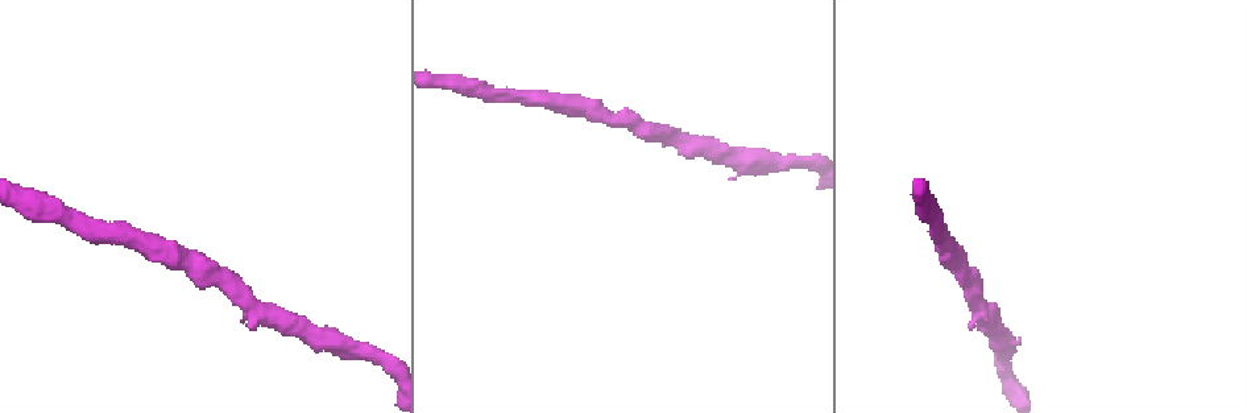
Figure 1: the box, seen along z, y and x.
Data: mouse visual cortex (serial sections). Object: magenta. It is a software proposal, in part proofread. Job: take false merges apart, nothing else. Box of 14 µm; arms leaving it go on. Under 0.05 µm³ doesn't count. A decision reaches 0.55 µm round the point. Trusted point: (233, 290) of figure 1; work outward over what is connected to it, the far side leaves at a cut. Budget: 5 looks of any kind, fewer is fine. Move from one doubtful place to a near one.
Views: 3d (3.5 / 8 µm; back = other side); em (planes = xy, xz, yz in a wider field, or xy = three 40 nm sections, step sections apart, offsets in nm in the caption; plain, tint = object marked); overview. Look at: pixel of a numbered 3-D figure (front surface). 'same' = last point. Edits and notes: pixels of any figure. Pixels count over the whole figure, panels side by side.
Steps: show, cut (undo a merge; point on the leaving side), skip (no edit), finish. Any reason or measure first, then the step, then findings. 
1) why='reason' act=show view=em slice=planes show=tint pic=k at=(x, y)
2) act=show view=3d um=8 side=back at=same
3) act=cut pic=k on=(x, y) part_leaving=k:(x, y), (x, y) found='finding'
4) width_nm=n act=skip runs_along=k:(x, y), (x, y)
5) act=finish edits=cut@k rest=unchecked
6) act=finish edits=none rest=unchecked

act=show view=3d um=3.5 pic=1 at=(680, 139)

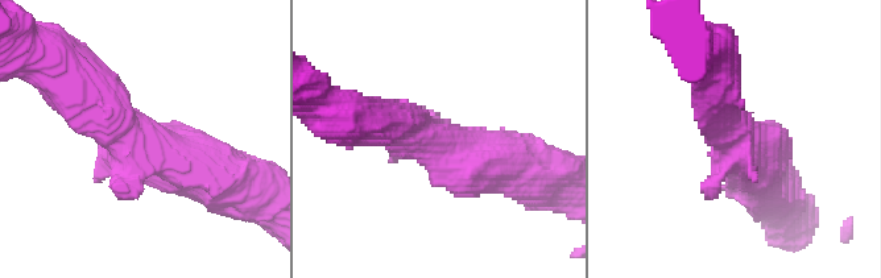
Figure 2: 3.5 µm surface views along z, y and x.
act=show view=em slice=xy step=2 show=tint pic=2 at=(434, 146)

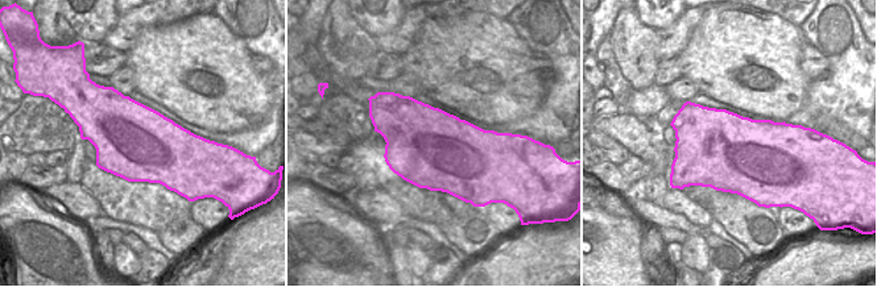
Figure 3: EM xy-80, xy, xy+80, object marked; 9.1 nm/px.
act=skip runs_along=2:(74, 88), (148, 149), (216, 174) found='one cell here'

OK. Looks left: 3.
why='sharp bend' act=show view=3d um=3.5 pic=1 at=(744, 162)

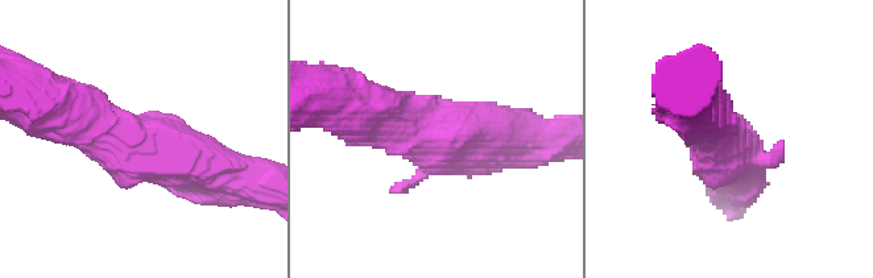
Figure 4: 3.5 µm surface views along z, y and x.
act=show view=em slice=xy step=5 show=plain pic=4 at=(435, 135)

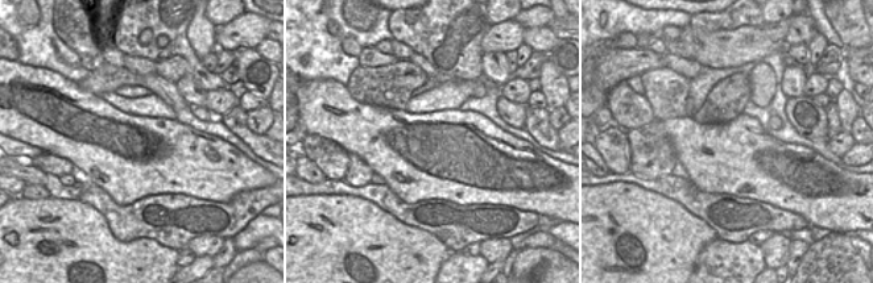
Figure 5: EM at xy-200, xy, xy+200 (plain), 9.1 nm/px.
act=show view=em slice=xy step=5 show=tint at=same

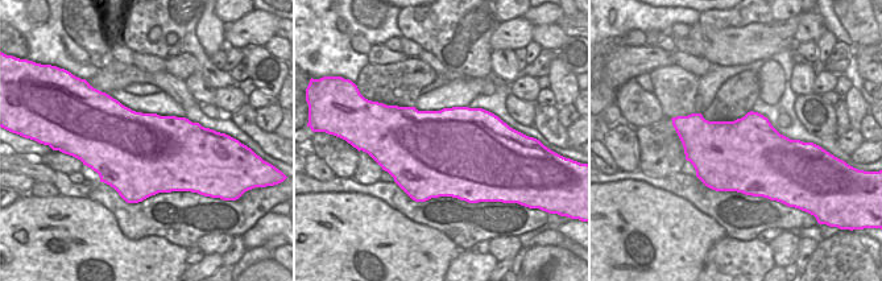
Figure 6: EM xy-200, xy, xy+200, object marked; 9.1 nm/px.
act=skip runs_along=4:(65, 113), (133, 150), (223, 174) found='one cell here'

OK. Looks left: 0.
act=finish edits=none rest=unchecked

